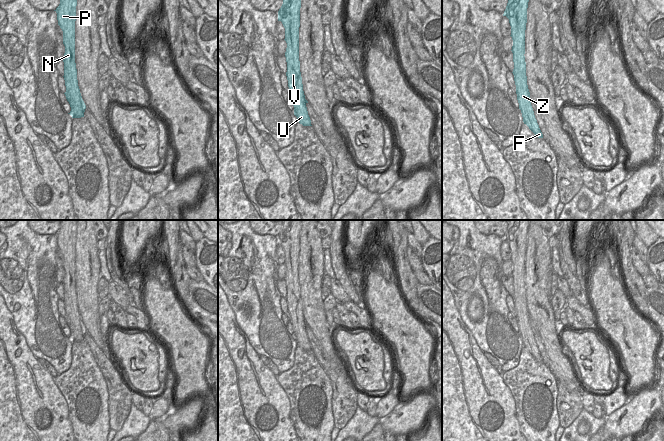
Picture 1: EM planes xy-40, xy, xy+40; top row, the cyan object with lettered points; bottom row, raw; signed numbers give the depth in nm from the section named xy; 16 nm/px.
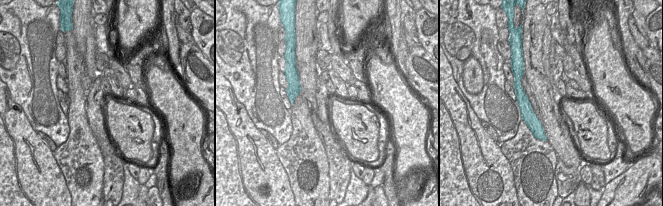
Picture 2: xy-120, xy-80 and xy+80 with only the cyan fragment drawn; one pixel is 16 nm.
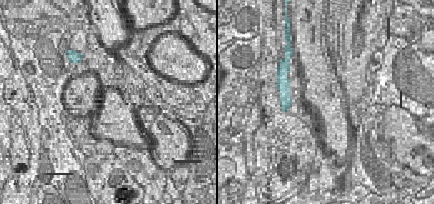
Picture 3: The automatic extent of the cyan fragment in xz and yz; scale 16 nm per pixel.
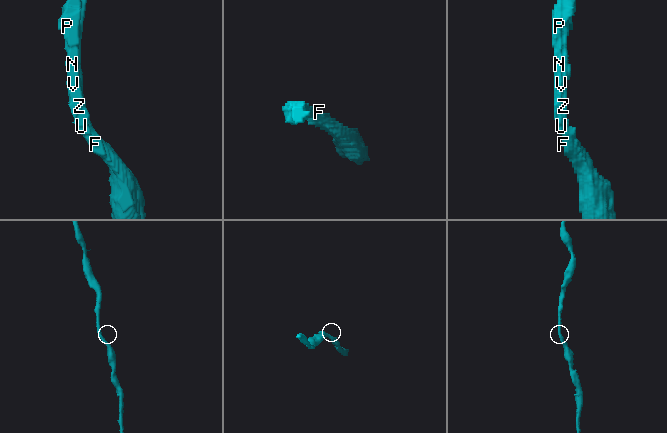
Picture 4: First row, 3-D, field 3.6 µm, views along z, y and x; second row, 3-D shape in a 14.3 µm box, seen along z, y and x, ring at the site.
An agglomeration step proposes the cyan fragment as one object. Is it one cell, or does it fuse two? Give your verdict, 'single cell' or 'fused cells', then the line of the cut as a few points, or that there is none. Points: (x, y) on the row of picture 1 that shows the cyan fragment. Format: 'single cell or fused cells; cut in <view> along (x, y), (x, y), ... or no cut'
single cell; no cut

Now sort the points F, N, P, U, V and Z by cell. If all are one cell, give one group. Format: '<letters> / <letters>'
F N P U V Z

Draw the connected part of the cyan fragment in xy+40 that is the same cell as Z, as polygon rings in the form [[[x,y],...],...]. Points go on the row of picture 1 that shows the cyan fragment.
[[[508,0],[503,16],[509,19],[511,37],[513,40],[512,53],[514,62],[514,81],[517,100],[523,122],[538,138],[543,138],[530,102],[530,92],[527,85],[525,62],[525,30],[527,23],[527,8],[529,0]]]

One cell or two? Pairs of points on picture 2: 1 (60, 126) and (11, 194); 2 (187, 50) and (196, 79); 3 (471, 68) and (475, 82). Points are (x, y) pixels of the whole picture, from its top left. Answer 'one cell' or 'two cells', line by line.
1: two cells
2: one cell
3: one cell

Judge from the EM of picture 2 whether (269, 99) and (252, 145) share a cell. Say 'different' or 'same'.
different

